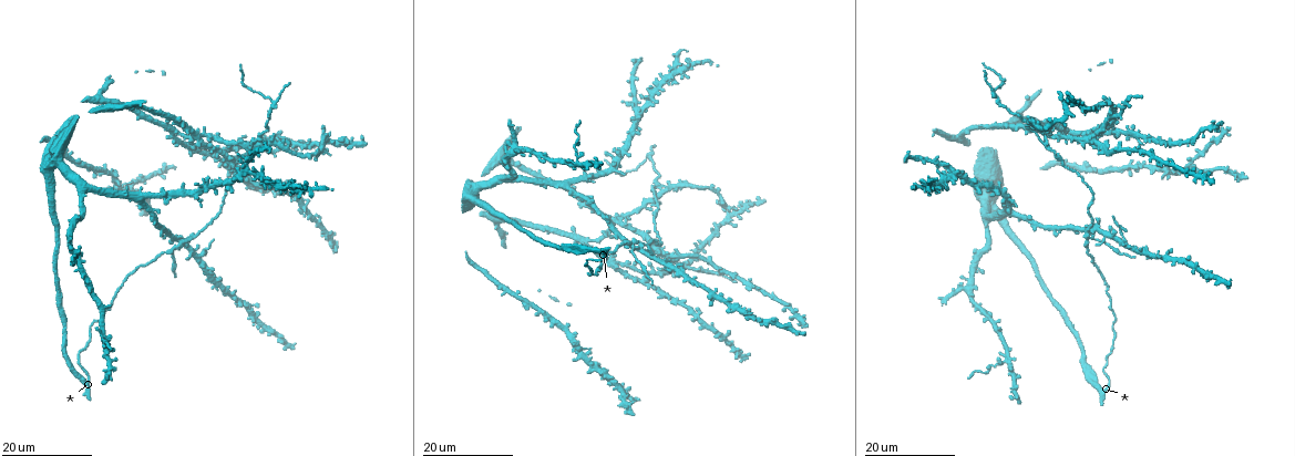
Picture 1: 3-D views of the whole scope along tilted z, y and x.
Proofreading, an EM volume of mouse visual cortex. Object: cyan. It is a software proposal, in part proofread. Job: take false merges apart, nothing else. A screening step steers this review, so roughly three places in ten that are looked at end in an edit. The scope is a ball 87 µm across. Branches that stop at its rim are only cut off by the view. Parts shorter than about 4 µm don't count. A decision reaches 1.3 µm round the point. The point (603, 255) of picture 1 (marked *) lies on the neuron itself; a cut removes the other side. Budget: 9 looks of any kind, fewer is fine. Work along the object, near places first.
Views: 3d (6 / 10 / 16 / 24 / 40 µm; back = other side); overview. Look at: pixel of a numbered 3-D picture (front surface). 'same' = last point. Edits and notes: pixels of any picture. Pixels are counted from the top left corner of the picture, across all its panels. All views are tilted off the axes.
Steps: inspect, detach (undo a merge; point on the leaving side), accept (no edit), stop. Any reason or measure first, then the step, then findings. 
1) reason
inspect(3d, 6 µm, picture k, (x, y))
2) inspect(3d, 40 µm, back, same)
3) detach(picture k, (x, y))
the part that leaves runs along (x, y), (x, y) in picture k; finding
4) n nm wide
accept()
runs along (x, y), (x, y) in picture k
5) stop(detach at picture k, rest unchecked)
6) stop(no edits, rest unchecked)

inspect(3d, 24 µm, picture 1, (577, 163))

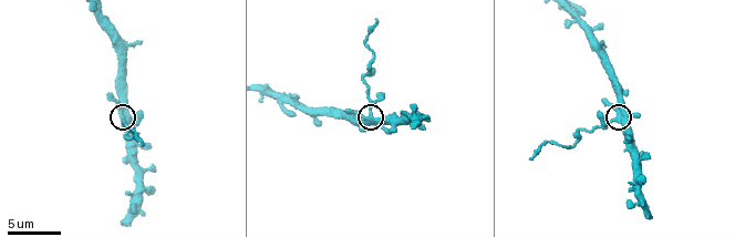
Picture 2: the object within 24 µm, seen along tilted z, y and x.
zoom in
inspect(3d, 6 µm, picture 2, (371, 114))

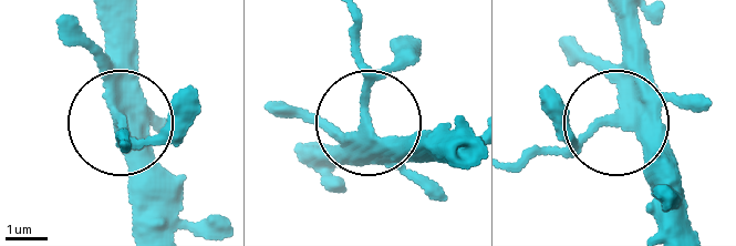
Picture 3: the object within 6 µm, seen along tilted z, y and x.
350 nm wide
detach(picture 3, (148, 142))
the part that leaves runs along (362, 123), (350, 24) in picture 3; a second neuron is stuck on

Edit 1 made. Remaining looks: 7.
arms part here
inspect(3d, 24 µm, picture 1, (633, 243))

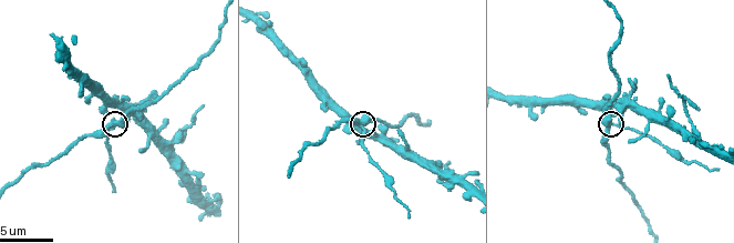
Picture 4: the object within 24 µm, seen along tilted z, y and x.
inspect(3d, 10 µm, picture 4, (364, 123))

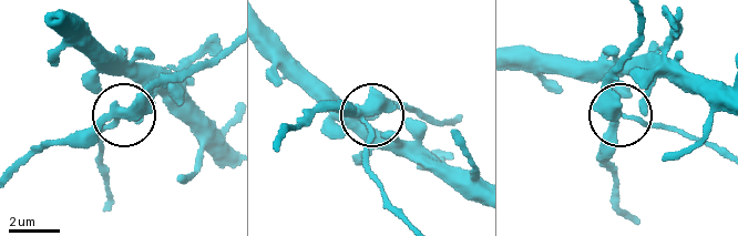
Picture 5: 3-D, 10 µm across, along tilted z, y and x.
inspect(3d, 6 µm, picture 5, (370, 111))

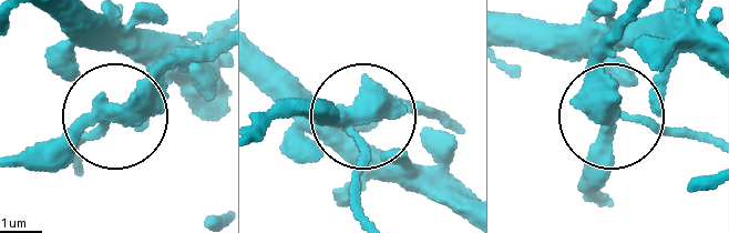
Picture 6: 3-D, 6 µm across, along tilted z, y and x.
3 arms
detach(picture 6, (89, 138))
the part that leaves runs along (350, 121), (361, 216) in picture 6; two neurons meet here

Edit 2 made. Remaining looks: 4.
inspect(3d, 24 µm, picture 1, (249, 169))

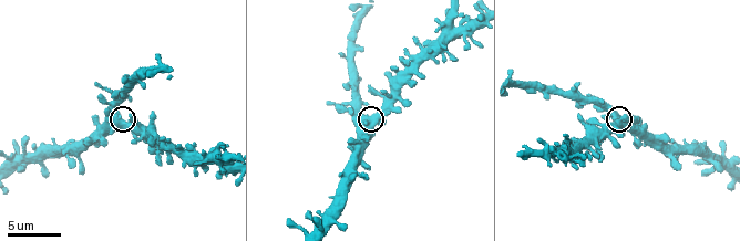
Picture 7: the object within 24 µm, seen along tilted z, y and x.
inspect(3d, 10 µm, picture 7, (367, 116))

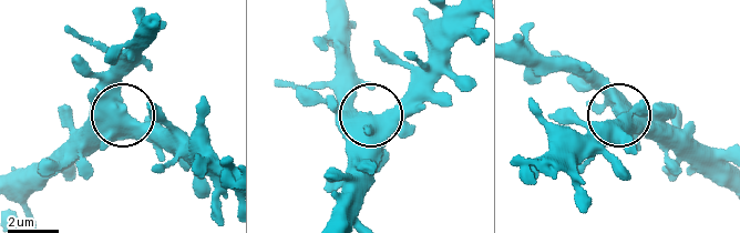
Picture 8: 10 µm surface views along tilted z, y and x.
accept()
continuous, no second neuron

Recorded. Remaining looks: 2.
three-way junction
inspect(3d, 16 µm, picture 1, (272, 101))

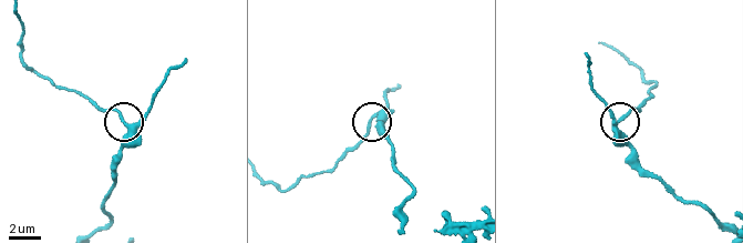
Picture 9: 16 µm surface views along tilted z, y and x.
inspect(3d, 10 µm, picture 9, (616, 125))

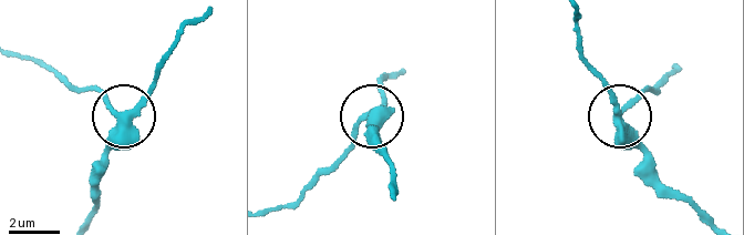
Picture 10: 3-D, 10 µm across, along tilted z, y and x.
side arm 6 µm
accept()
runs along (91, 217), (105, 136), (167, 59) in picture 10; one neuron here

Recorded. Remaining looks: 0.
stop(detach at picture 3, detach at picture 6, rest unchecked)

